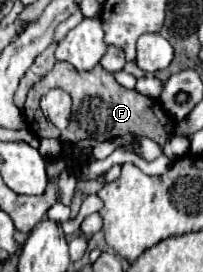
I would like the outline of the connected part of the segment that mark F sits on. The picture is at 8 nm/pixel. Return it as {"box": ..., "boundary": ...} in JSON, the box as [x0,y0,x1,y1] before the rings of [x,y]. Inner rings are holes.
{"box":[24,62,174,146],"boundary":[[[56,62],[56,66],[28,92],[28,98],[24,104],[24,118],[26,118],[28,130],[38,138],[50,138],[50,136],[54,138],[54,132],[50,132],[46,126],[42,128],[44,120],[40,110],[40,98],[48,94],[52,88],[62,88],[72,96],[72,120],[66,130],[60,130],[60,138],[58,138],[60,142],[76,144],[86,138],[106,142],[116,136],[144,136],[164,146],[172,138],[174,122],[168,118],[168,114],[162,110],[162,106],[156,100],[136,90],[118,86],[114,76],[102,70],[102,66],[96,66],[90,72],[78,72],[74,70],[74,66],[70,66],[70,62]]]}

